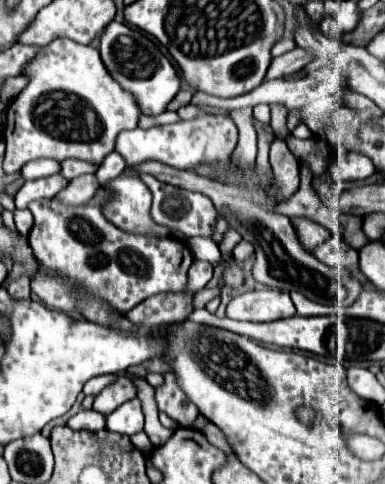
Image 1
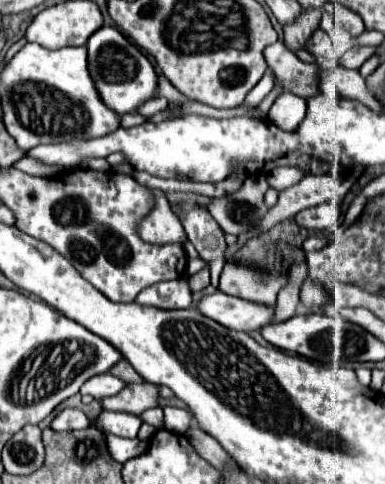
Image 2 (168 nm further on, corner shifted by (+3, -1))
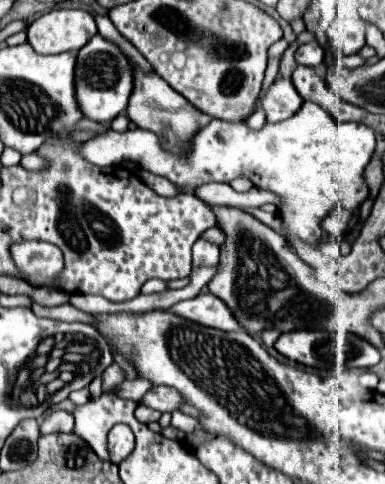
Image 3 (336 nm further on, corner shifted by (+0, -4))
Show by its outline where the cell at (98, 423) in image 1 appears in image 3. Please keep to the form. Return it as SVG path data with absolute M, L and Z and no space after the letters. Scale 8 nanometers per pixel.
M55 410L45 416L41 424L43 434L53 434L53 432L73 432L73 416L65 410Z

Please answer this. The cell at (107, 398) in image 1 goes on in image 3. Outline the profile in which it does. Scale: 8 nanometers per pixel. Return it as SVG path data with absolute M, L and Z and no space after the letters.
M153 386L141 402L159 412L175 412L181 404L185 404L185 400L181 400L181 394L169 386Z

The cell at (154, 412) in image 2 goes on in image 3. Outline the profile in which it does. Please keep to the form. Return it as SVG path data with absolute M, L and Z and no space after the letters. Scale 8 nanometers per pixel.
M139 404L139 406L137 406L137 410L135 410L135 418L137 418L139 422L143 422L143 424L157 422L157 420L159 420L159 416L161 416L161 412L157 412L157 410L153 410L153 408L145 406L145 404Z

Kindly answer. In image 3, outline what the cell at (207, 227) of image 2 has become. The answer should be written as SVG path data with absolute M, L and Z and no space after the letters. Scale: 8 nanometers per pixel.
M197 240L193 244L193 268L215 266L219 262L219 246L207 240Z

